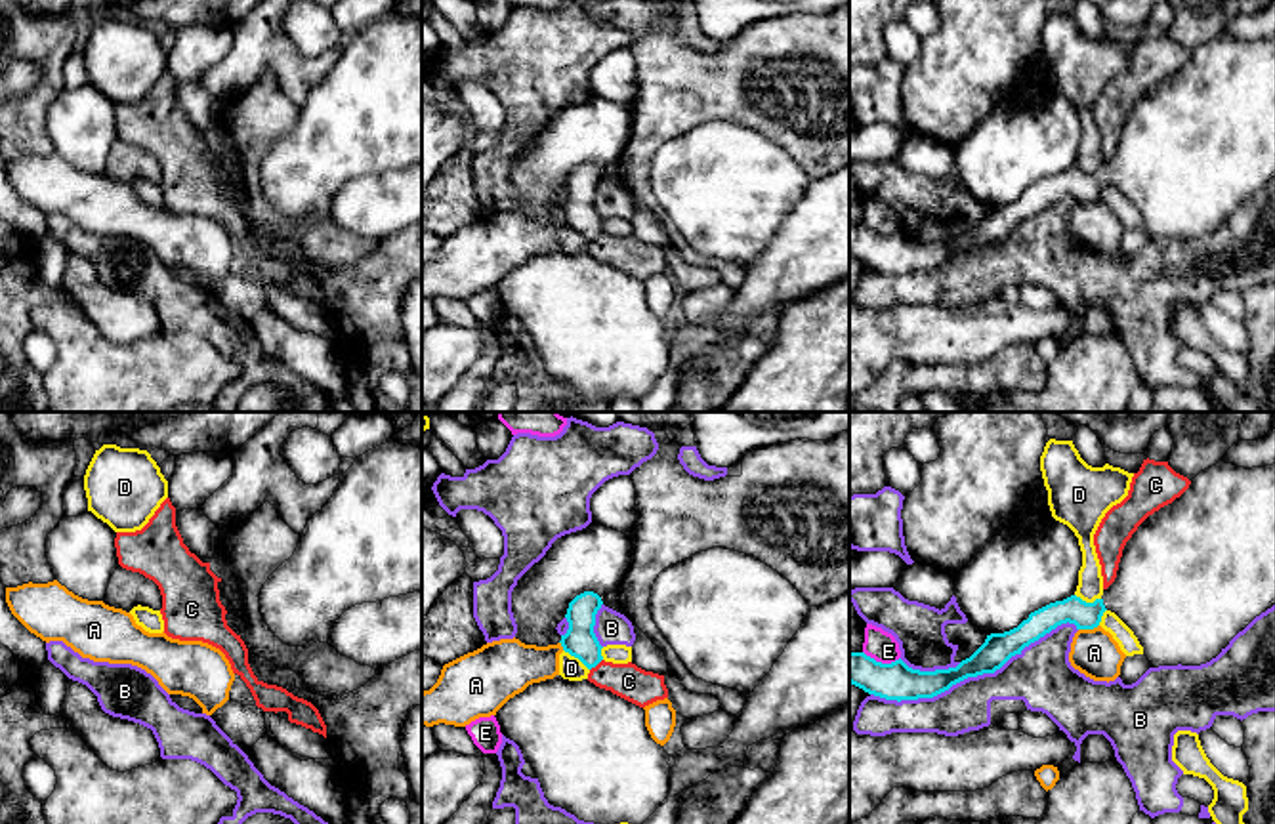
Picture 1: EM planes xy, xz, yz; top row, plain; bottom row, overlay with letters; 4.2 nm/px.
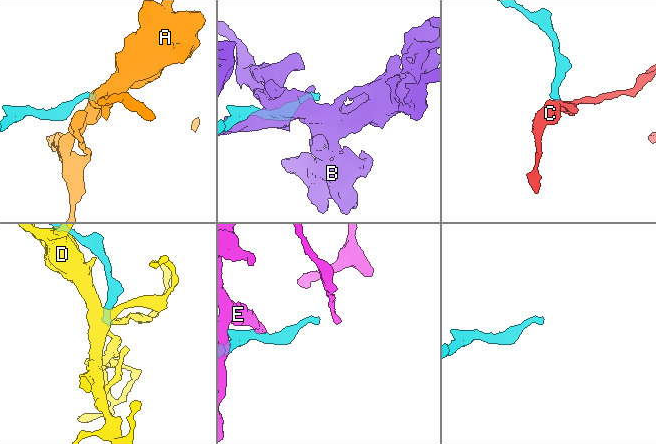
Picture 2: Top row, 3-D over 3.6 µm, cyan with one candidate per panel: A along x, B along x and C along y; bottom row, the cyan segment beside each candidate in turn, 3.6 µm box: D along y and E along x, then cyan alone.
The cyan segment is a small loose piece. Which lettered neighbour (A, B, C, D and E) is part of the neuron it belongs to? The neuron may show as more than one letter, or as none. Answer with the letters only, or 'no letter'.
no letter

